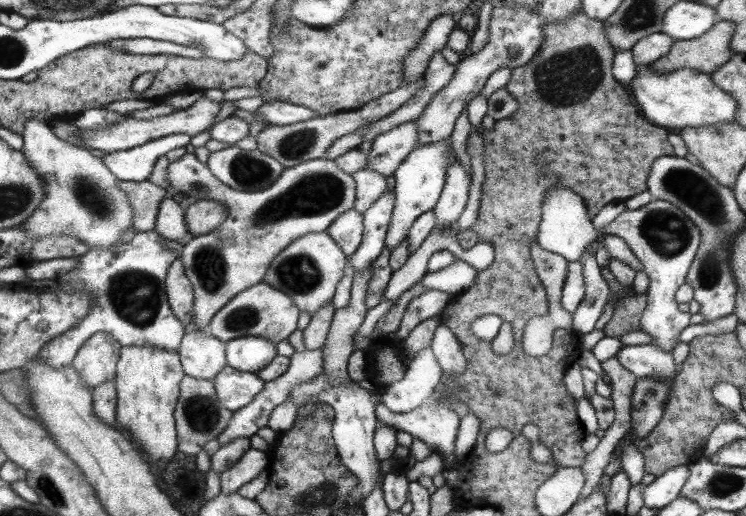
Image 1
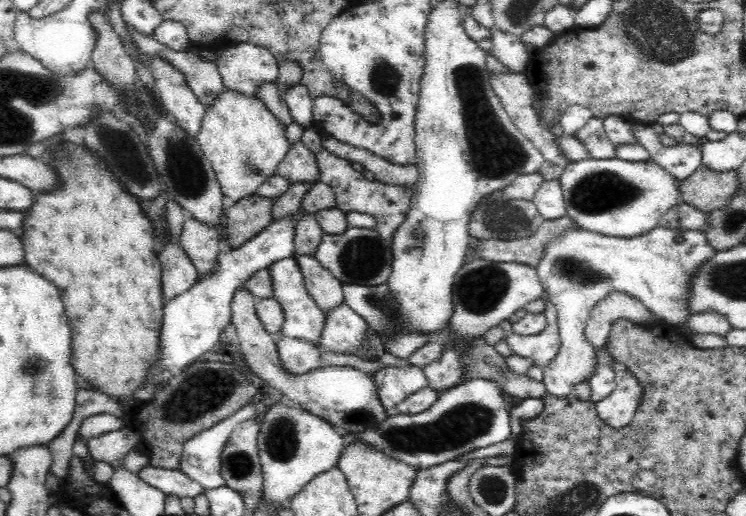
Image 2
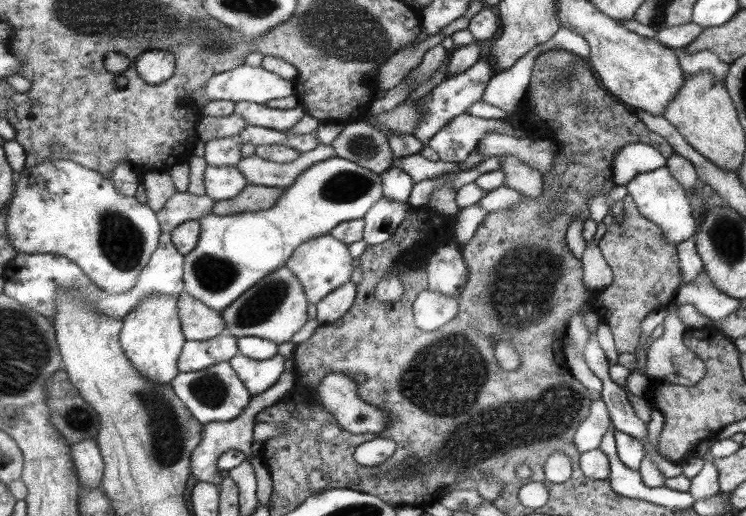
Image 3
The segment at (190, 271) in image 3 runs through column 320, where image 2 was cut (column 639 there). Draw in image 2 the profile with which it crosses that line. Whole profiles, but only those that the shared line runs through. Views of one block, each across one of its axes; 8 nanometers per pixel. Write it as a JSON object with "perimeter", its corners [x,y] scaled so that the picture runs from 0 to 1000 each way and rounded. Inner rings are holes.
{"perimeter":[[[756,262],[747,267],[749,289],[767,310],[749,343],[756,372],[757,415],[783,446],[812,457],[847,461],[874,446],[903,397],[913,393],[909,349],[893,333],[878,310],[842,314],[830,306],[794,308],[788,289],[772,266]]]}

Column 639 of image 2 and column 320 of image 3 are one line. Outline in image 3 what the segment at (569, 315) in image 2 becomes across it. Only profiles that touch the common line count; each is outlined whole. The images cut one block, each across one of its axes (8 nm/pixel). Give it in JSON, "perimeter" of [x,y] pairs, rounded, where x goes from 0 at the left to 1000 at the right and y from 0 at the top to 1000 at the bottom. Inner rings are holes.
{"perimeter":[[[436,453],[417,461],[398,477],[381,516],[385,516],[402,543],[408,568],[413,572],[414,589],[424,591],[433,574],[438,574],[452,554],[469,541],[473,508],[475,504],[468,496],[465,473],[457,469],[456,463],[446,461],[444,453]]]}

